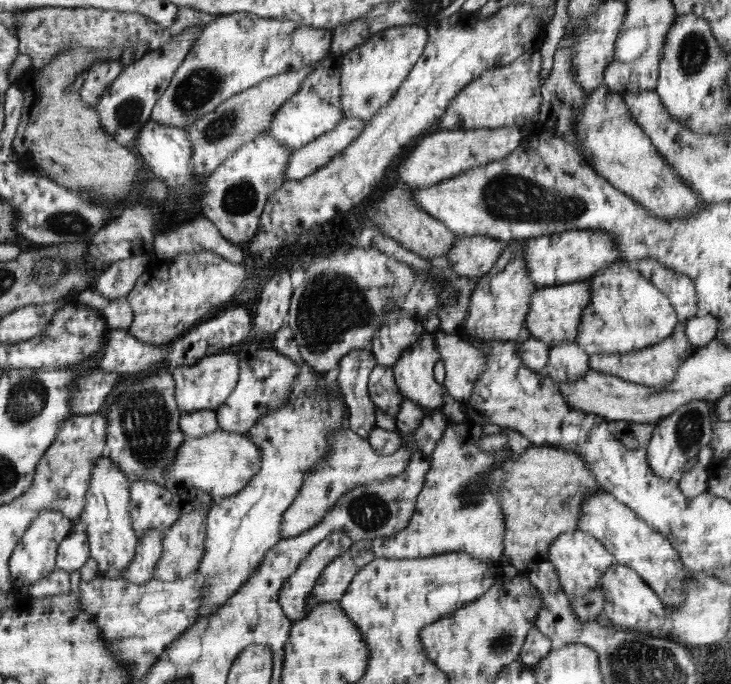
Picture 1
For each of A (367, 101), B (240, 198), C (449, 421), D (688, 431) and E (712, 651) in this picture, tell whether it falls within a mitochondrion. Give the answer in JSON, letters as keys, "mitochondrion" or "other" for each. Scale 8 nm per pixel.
{"A":"mitochondrion","B":"mitochondrion","C":"other","D":"mitochondrion","E":"other"}

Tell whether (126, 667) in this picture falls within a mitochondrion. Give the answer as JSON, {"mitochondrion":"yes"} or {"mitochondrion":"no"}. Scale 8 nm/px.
{"mitochondrion":"no"}

